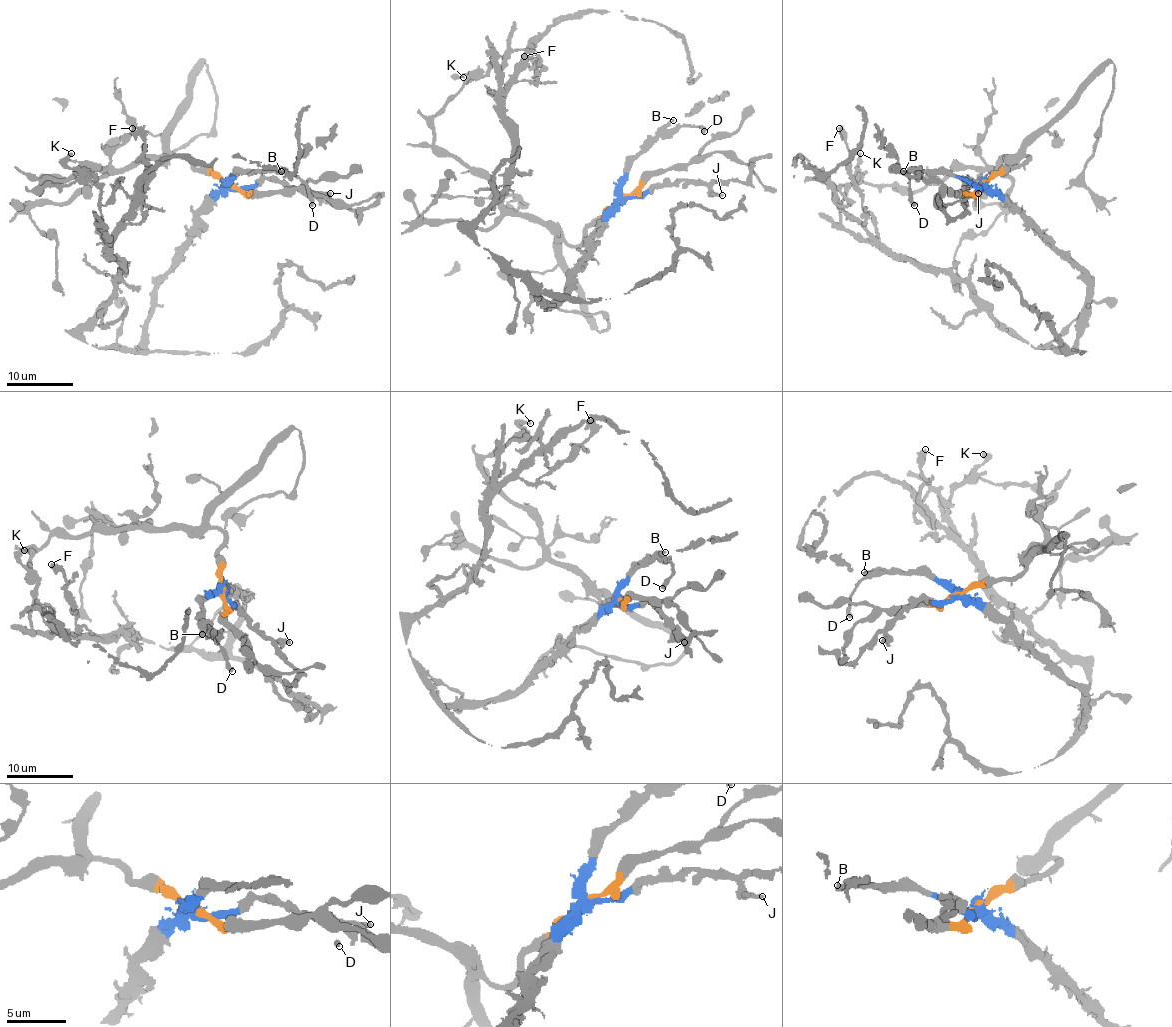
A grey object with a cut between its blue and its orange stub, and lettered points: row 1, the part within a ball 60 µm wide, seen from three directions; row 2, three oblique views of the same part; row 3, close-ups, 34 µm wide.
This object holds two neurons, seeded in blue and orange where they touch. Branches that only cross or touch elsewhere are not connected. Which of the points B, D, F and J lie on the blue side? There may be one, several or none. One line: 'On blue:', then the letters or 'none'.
On blue: B, D, F, J

